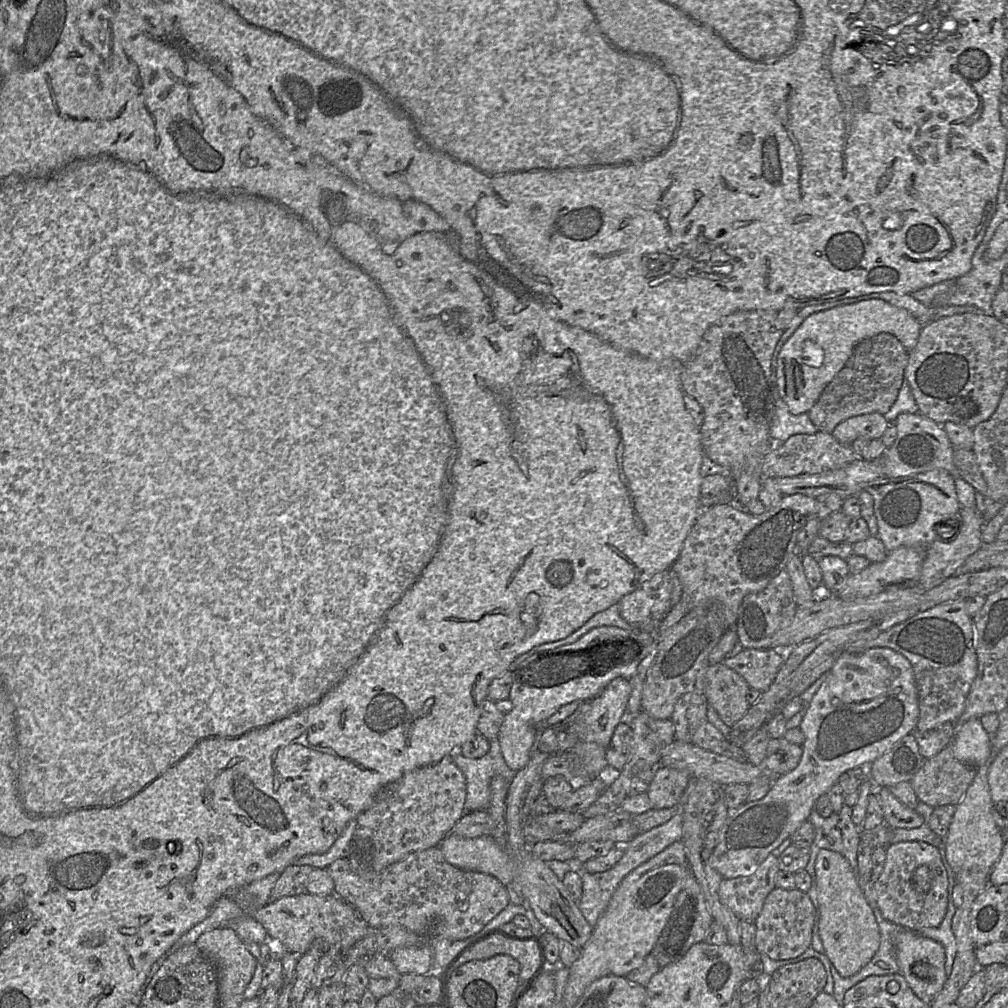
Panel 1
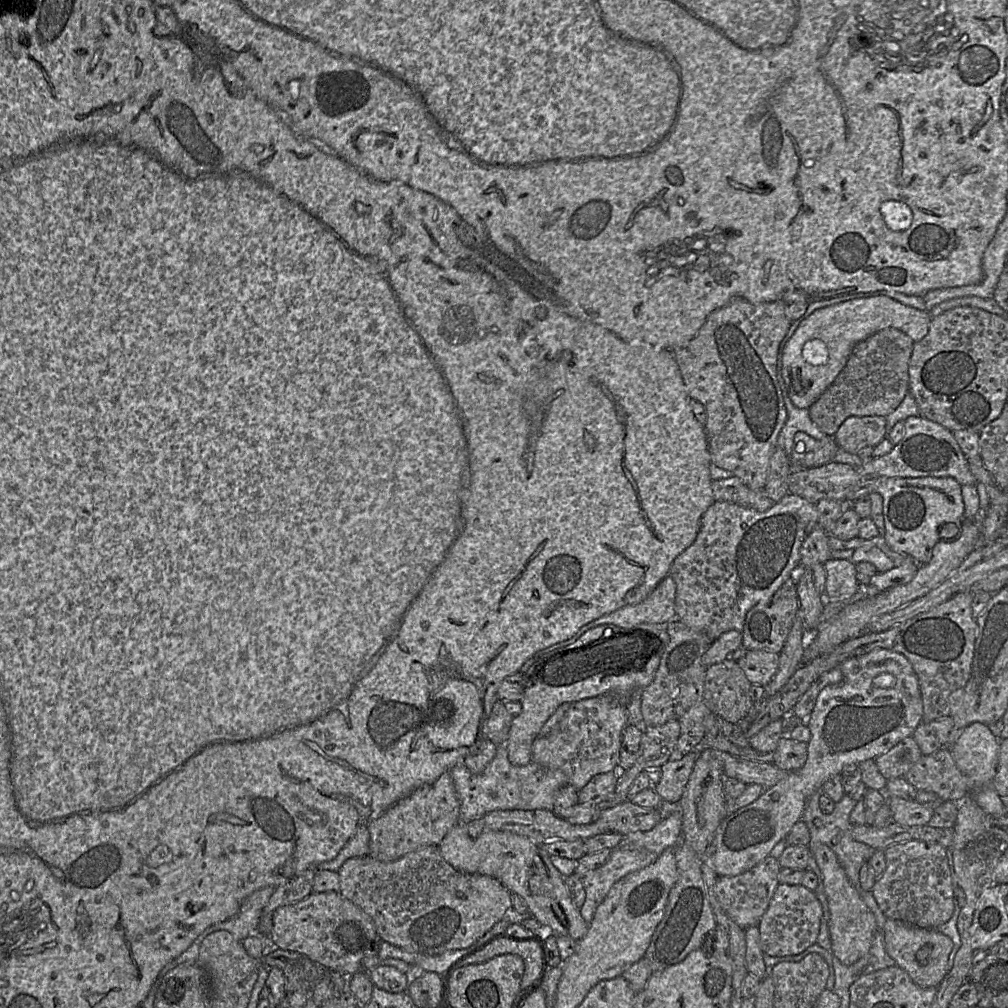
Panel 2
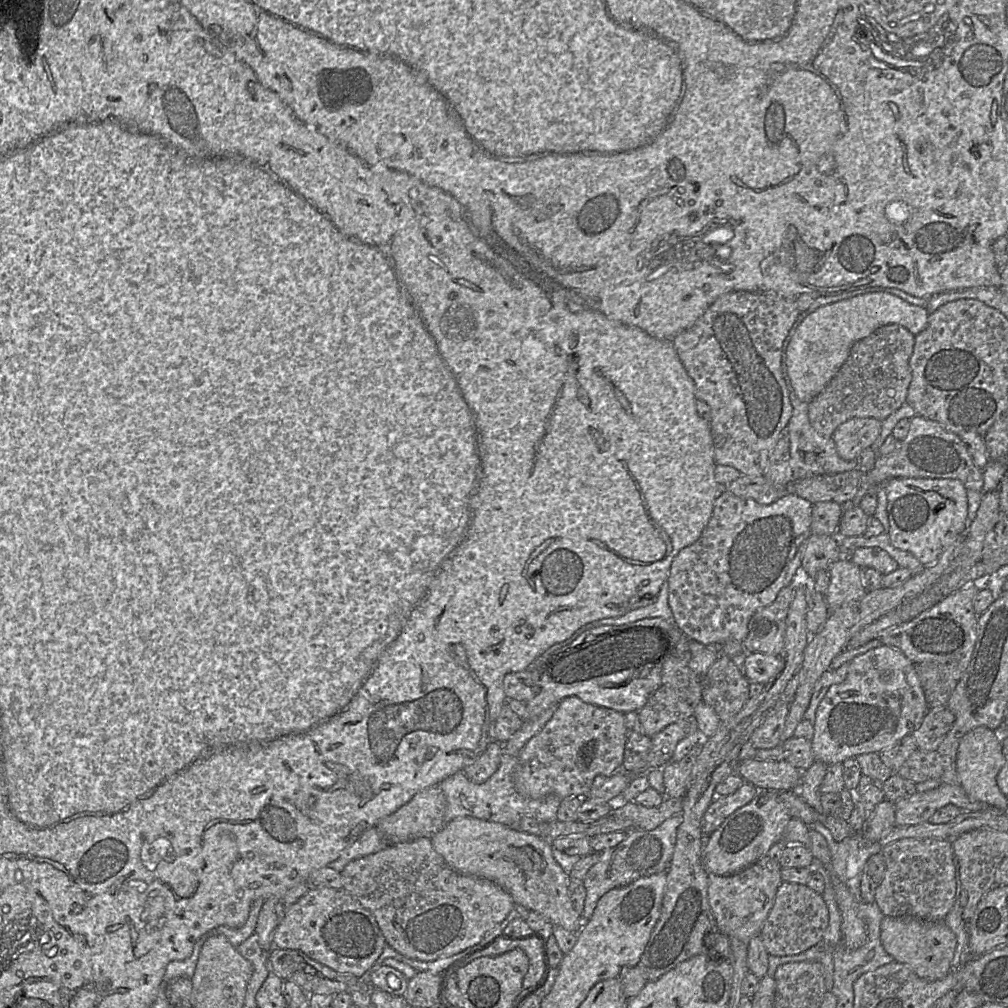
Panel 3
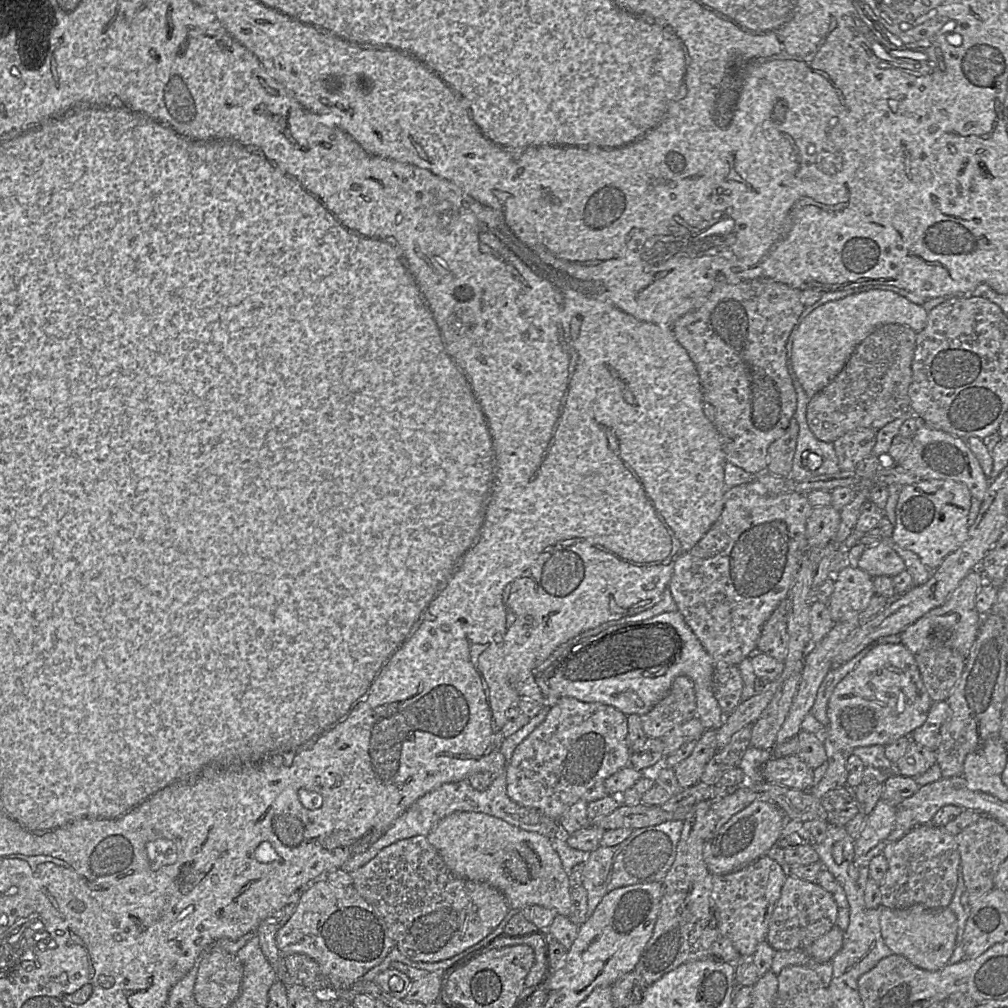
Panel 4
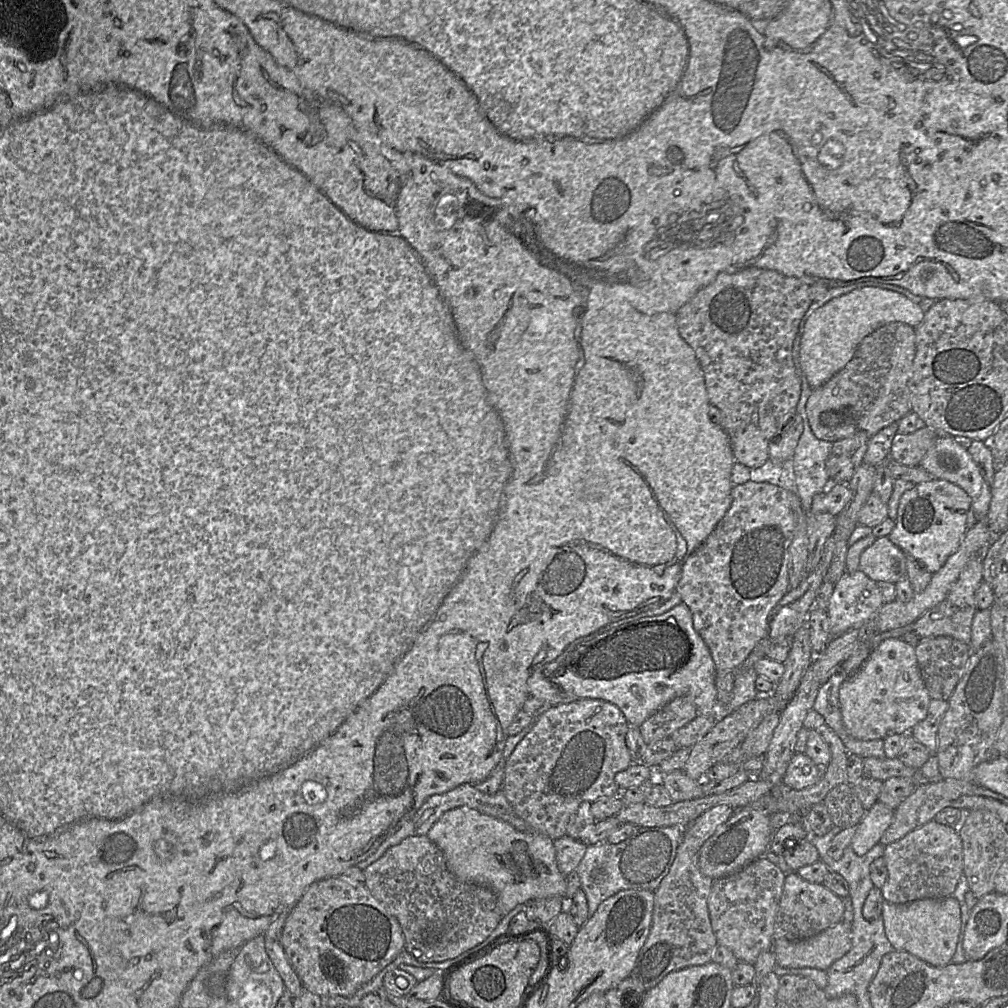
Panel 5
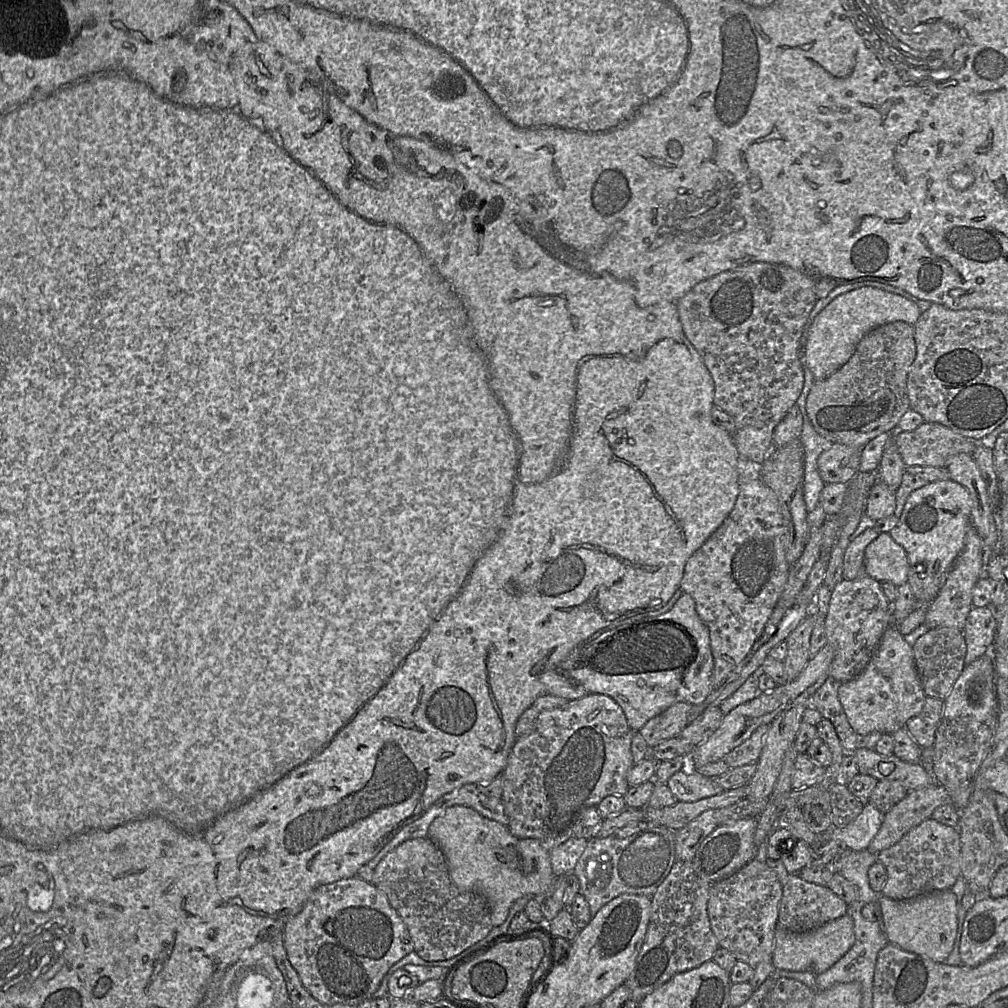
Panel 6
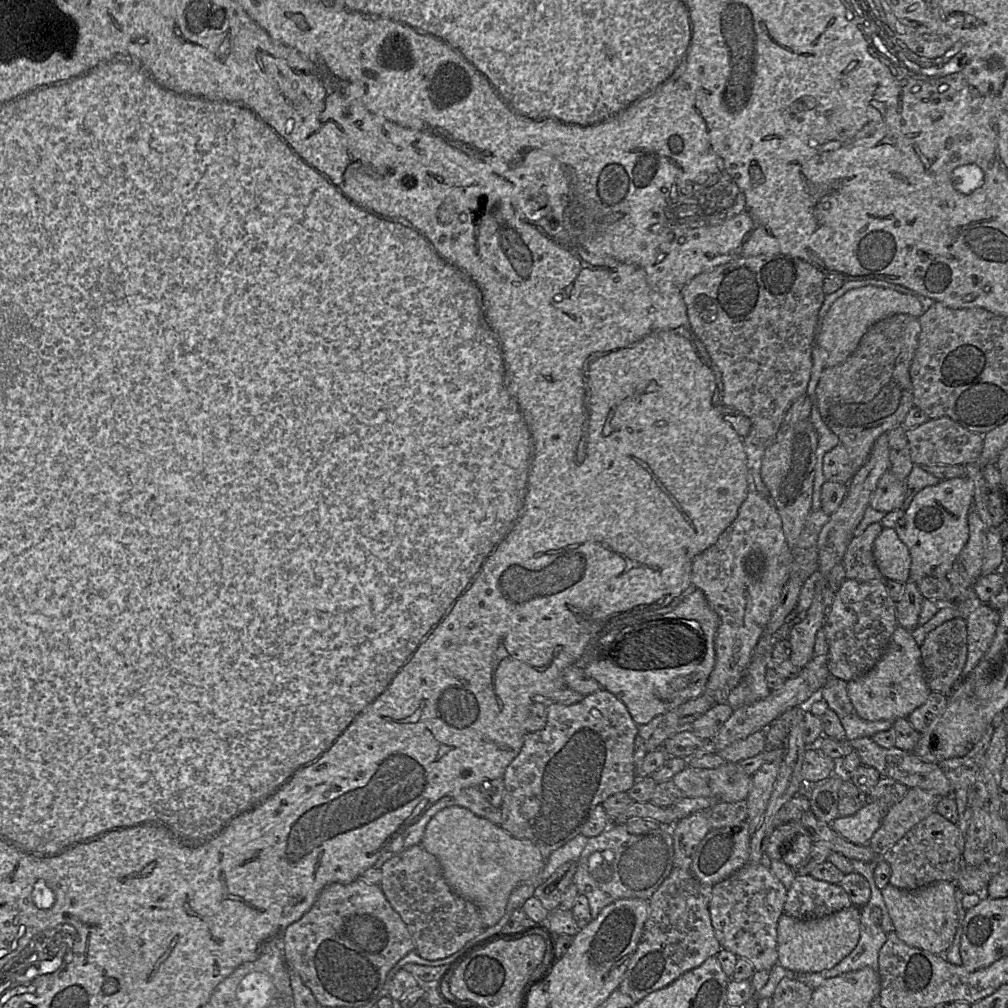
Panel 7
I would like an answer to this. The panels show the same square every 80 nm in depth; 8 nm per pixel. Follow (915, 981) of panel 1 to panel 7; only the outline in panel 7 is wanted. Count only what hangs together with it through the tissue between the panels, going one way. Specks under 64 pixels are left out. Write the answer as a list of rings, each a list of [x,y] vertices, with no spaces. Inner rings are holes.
[[[945,880],[915,890],[903,890],[887,884],[882,889],[882,896],[899,939],[908,946],[944,956],[957,932],[956,888],[954,882]]]

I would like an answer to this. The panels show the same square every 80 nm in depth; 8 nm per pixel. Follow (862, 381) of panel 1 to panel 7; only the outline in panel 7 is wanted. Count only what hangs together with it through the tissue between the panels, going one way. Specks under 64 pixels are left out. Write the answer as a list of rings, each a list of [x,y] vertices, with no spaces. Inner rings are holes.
[[[908,314],[891,315],[872,325],[844,362],[825,368],[820,376],[814,403],[823,422],[847,450],[853,472],[864,465],[877,437],[902,425],[914,406],[909,370],[919,333],[918,318]]]

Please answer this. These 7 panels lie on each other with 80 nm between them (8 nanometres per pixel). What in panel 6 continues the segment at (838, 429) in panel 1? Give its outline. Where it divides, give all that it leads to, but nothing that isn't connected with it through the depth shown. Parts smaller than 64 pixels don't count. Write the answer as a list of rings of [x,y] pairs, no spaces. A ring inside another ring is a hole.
[[[839,443],[818,458],[818,470],[825,484],[849,483],[859,472],[861,450]]]

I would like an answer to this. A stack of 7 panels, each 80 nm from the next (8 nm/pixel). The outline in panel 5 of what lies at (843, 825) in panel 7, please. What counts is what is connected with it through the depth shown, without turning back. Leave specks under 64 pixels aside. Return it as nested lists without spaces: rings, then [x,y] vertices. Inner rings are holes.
[[[877,801],[856,826],[856,832],[850,844],[855,854],[863,856],[873,846],[880,843],[884,832],[891,825],[893,817],[894,810]]]

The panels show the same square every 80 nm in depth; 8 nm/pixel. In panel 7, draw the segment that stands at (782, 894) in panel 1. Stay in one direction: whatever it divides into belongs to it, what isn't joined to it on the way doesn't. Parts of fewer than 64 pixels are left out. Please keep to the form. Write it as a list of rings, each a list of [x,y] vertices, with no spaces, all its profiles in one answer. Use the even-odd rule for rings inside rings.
[[[797,875],[787,889],[783,913],[799,920],[830,915],[852,905],[839,884],[817,880],[811,875]]]

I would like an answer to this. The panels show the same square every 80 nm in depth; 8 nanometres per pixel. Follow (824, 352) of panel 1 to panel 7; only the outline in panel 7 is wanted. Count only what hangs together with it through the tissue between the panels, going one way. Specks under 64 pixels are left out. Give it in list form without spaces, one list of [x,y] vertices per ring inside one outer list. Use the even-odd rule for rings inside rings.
[[[876,286],[858,287],[835,300],[823,320],[818,321],[814,344],[827,353],[825,368],[833,367],[844,362],[855,351],[863,335],[875,323],[894,314],[908,314],[918,318],[923,313],[916,296]]]

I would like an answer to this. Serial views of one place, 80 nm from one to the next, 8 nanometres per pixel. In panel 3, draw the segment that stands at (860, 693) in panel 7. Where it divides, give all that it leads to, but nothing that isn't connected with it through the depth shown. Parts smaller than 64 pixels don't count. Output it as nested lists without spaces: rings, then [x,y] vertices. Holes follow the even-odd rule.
[[[886,645],[873,648],[849,662],[844,681],[829,687],[820,701],[813,722],[811,738],[815,761],[826,765],[842,763],[866,753],[880,753],[893,747],[898,741],[917,730],[928,711],[923,688],[915,665],[898,649]]]

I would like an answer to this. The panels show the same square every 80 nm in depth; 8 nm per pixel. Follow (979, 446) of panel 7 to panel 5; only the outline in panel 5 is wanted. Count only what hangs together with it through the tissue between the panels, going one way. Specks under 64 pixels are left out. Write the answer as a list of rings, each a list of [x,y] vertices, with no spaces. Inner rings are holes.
[[[923,426],[912,434],[896,434],[892,441],[889,459],[898,464],[919,466],[926,452],[944,435]]]

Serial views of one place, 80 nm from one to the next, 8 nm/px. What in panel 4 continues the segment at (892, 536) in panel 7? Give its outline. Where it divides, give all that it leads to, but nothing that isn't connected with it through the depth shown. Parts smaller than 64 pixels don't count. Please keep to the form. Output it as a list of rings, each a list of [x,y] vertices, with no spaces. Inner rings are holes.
[[[890,540],[868,546],[862,552],[857,567],[871,577],[893,578],[906,570],[903,559],[890,546]]]

